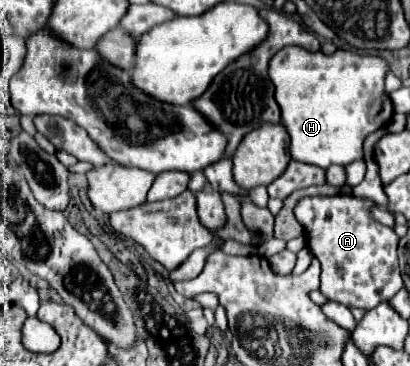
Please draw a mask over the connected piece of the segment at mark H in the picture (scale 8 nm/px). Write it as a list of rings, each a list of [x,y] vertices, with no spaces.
[[[286,46],[276,52],[270,60],[270,80],[276,86],[276,102],[282,110],[282,126],[290,134],[290,156],[298,162],[328,168],[332,164],[348,166],[350,162],[362,158],[364,138],[382,128],[392,118],[392,102],[384,90],[384,74],[388,62],[380,56],[364,56],[350,50],[336,50],[326,56],[320,50],[308,52],[298,46]]]

